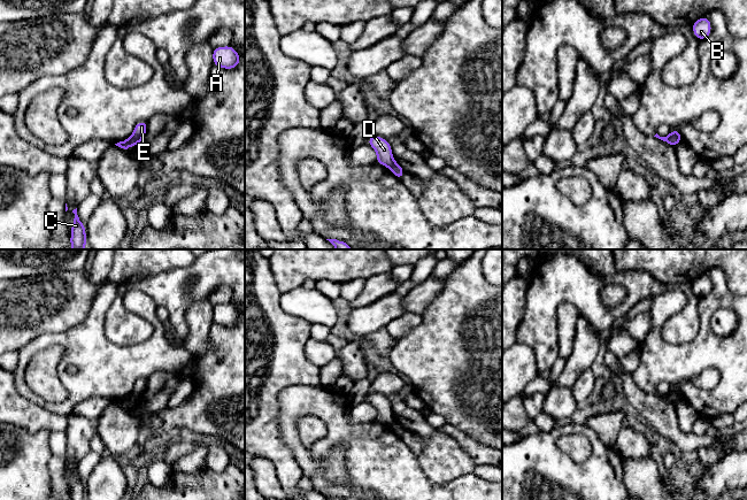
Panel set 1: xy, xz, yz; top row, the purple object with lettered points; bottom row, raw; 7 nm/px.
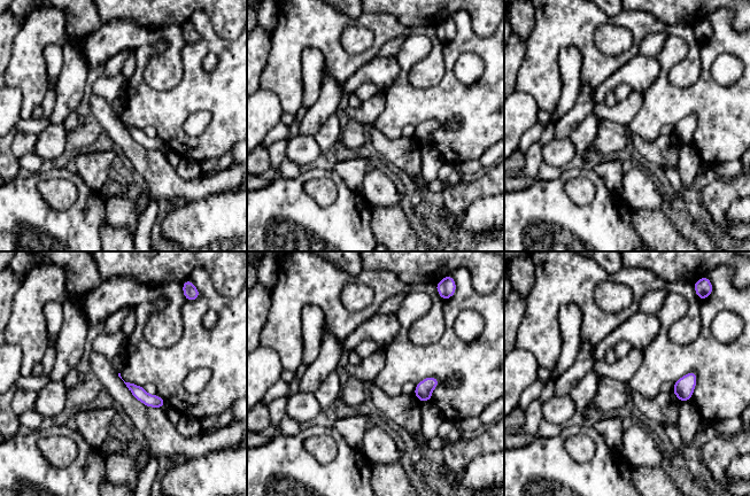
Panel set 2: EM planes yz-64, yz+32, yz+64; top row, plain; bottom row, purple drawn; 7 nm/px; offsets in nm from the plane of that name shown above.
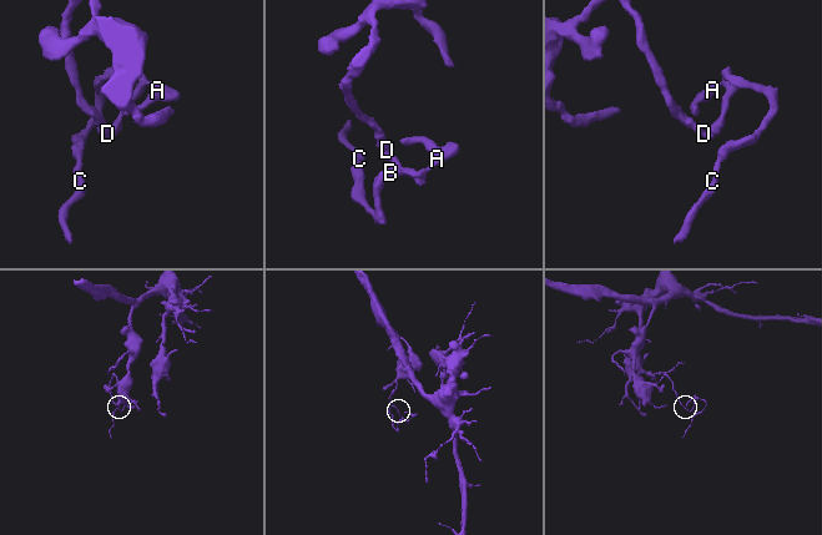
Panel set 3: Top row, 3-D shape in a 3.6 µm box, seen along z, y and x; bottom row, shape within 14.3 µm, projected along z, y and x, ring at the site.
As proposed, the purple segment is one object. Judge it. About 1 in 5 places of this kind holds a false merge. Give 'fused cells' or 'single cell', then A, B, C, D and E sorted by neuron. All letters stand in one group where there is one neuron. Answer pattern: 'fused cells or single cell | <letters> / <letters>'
fused cells | A B C E / D

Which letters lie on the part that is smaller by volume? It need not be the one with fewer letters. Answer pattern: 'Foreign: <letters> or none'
Foreign: A, B, C, E

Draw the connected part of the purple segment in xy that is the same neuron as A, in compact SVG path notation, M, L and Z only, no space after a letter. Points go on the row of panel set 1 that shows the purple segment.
M230 46L213 48L213 63L222 69L234 69L240 63L240 55Z

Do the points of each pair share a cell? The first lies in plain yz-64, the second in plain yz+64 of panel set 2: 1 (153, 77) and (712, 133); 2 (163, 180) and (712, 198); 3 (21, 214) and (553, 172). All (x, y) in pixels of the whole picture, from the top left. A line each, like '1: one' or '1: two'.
1: two
2: two
3: two

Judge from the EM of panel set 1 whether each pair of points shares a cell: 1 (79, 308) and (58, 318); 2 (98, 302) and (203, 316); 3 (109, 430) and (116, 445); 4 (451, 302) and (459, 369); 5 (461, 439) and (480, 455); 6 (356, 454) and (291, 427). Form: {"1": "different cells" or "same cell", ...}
{"1": "same cell", "2": "different cells", "3": "same cell", "4": "same cell", "5": "same cell", "6": "same cell"}

